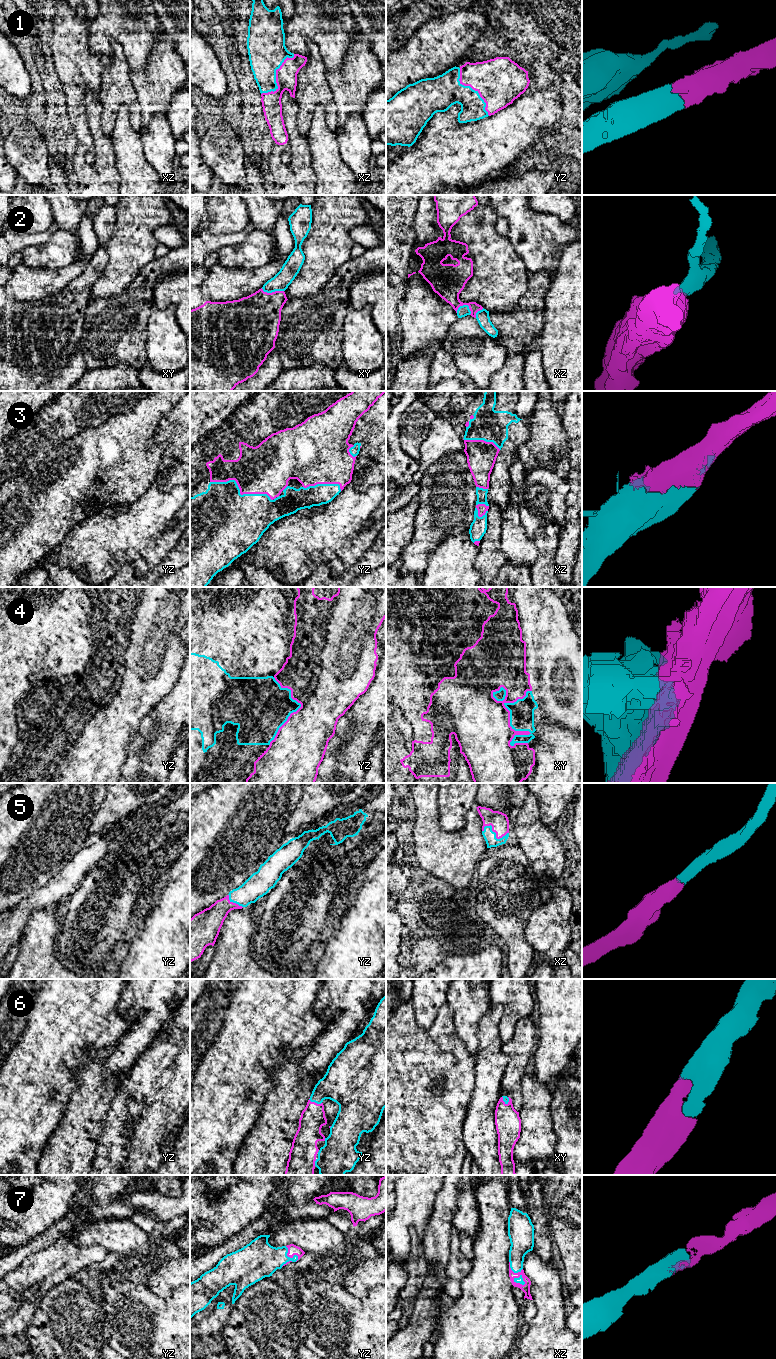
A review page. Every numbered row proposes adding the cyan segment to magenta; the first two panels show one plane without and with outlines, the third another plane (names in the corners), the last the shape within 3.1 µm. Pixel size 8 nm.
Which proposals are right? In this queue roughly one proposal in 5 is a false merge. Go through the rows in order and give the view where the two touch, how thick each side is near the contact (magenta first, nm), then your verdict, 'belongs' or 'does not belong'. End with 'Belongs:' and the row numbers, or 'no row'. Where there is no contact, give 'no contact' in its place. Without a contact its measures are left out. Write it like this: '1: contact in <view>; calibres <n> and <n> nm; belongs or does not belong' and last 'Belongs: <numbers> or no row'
1: contact in xz; calibres 180 and 300 nm; belongs
2: contact in xz; calibres 280 and 90 nm; belongs
3: contact in yz; calibres 380 and 460 nm; belongs
4: contact in xy; calibres 460 and 190 nm; does not belong
5: contact in xz; calibres 150 and 100 nm; belongs
6: contact in yz; calibres 200 and 280 nm; belongs
7: contact in xz; calibres 70 and 50 nm; belongs
Belongs: 1, 2, 3, 5, 6, 7

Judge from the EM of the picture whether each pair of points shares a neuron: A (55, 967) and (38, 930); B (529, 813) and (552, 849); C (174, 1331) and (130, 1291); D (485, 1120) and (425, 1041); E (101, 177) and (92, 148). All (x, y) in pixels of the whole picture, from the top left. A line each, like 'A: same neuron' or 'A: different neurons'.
A: different neurons
B: same neuron
C: same neuron
D: different neurons
E: same neuron

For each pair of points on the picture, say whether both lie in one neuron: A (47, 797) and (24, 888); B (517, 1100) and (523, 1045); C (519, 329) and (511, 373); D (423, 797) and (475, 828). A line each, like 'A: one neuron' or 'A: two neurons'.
A: one neuron
B: one neuron
C: one neuron
D: one neuron

